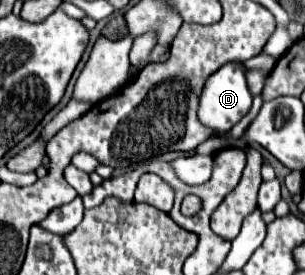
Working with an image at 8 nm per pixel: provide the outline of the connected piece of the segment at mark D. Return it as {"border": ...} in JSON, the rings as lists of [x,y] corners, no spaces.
{"border":[[[223,65],[219,71],[215,71],[207,81],[205,81],[205,89],[201,91],[199,97],[199,121],[201,125],[219,131],[219,133],[227,133],[243,115],[247,115],[247,111],[251,109],[251,93],[247,87],[247,79],[245,73],[235,67],[235,65]]]}

